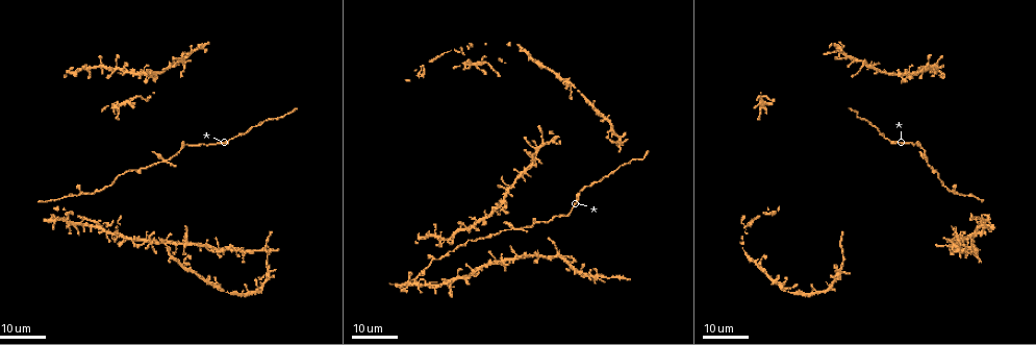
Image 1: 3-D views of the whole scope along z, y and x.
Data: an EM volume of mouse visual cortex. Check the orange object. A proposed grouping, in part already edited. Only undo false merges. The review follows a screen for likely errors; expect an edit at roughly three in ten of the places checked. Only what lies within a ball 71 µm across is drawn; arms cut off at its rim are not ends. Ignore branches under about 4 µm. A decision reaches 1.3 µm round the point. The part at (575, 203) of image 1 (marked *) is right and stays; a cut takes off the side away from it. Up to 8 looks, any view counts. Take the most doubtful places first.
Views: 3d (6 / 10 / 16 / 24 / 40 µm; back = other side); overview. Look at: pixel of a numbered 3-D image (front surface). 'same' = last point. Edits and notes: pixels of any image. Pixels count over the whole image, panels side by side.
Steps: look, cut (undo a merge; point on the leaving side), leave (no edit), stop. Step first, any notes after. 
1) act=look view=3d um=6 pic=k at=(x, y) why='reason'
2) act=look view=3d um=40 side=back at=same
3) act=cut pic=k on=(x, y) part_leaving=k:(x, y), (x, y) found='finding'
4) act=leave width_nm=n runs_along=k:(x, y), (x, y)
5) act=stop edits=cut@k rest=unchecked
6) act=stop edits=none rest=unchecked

act=look view=3d um=24 pic=1 at=(164, 159) why='two arms at a narrow angle'

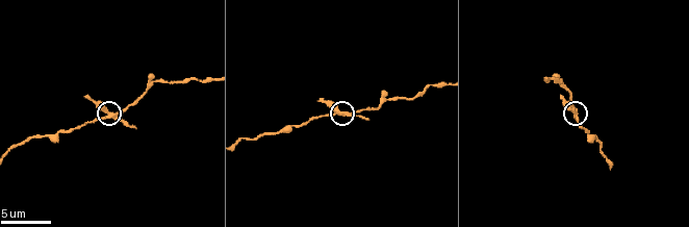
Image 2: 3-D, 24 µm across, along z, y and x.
act=look view=3d um=10 pic=2 at=(105, 116) why='zoom in'

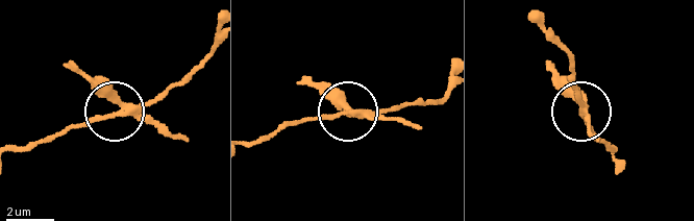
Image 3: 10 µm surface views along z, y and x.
act=cut pic=3 on=(110, 84) part_leaving=3:(131, 111), (64, 65) found='a second neuron is stuck on'

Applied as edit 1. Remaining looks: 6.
act=look view=3d um=16 pic=1 at=(186, 57) why='a fork'

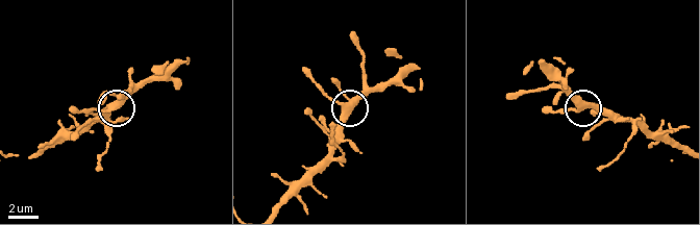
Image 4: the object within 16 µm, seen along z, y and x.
act=look view=3d um=10 pic=4 at=(578, 109)

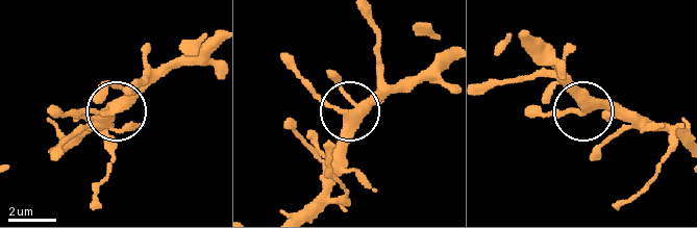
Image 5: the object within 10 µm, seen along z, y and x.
act=leave width_nm=290 found='continuous, no second neuron'

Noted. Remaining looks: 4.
act=look view=3d um=24 pic=1 at=(502, 200) why='looks like a crossing'

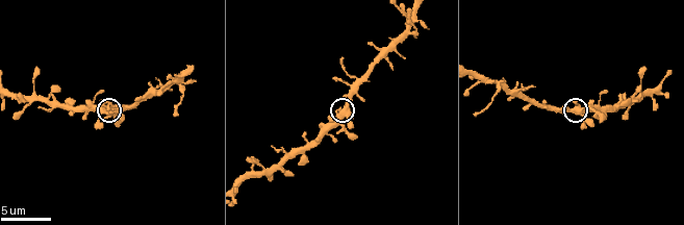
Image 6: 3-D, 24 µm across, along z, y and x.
act=look view=3d um=10 pic=6 at=(340, 115)

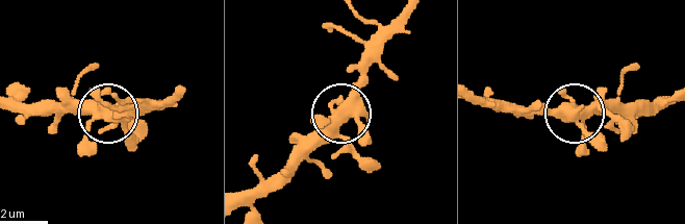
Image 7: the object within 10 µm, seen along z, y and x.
act=look view=3d um=10 side=back pic=7 at=(104, 108)

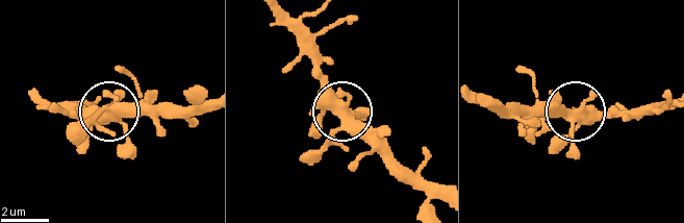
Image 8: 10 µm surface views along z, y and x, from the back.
act=leave side_arm_um=25 found='all the same neuron'

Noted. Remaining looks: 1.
act=stop edits=cut@3 rest=unchecked

